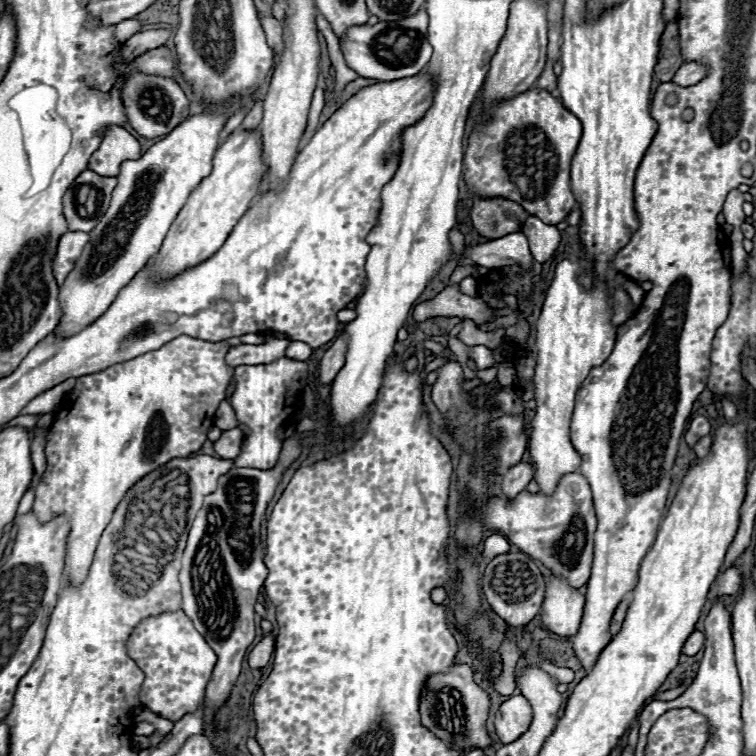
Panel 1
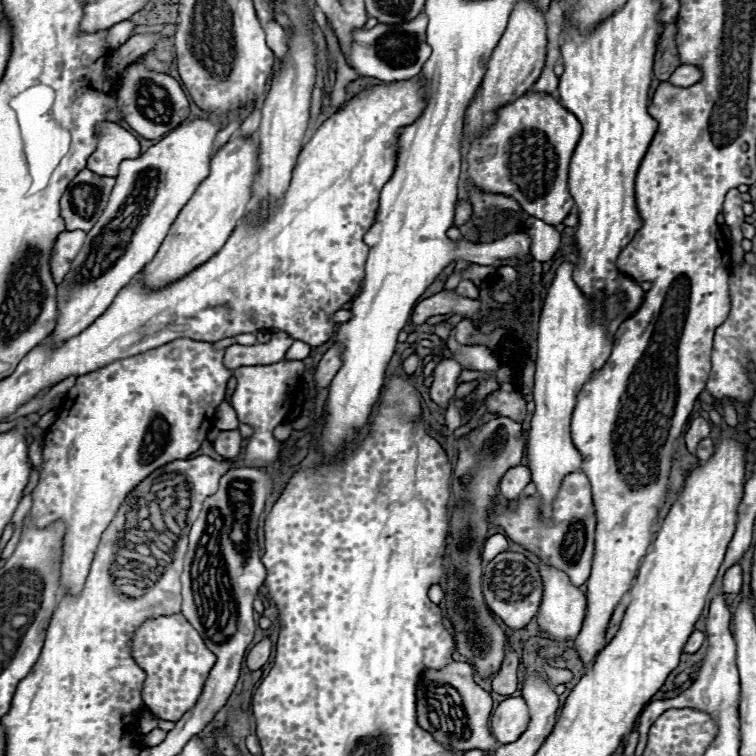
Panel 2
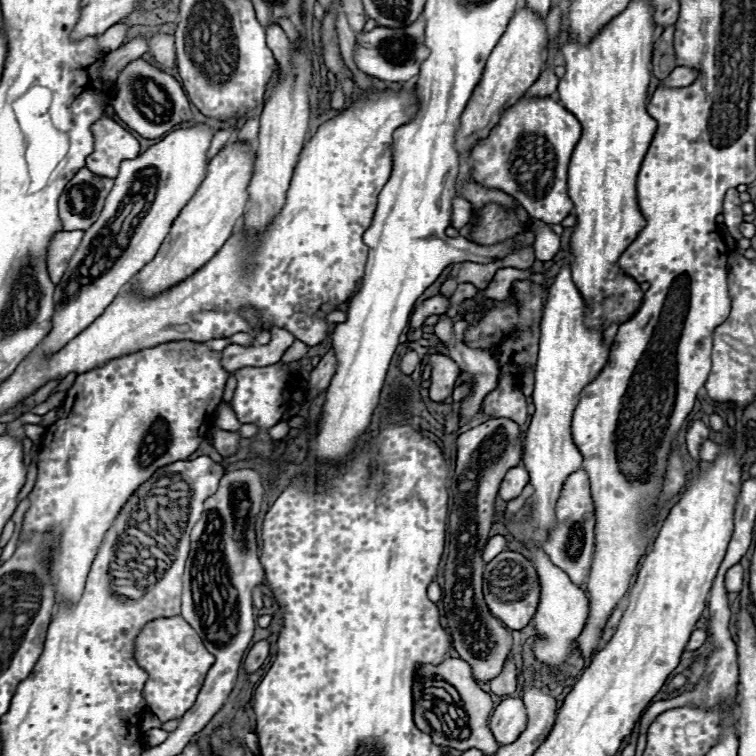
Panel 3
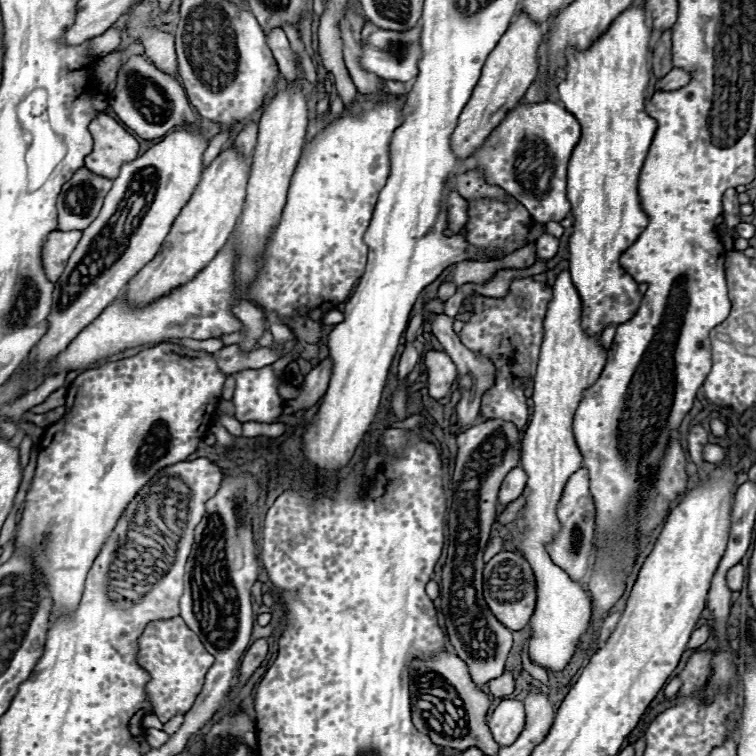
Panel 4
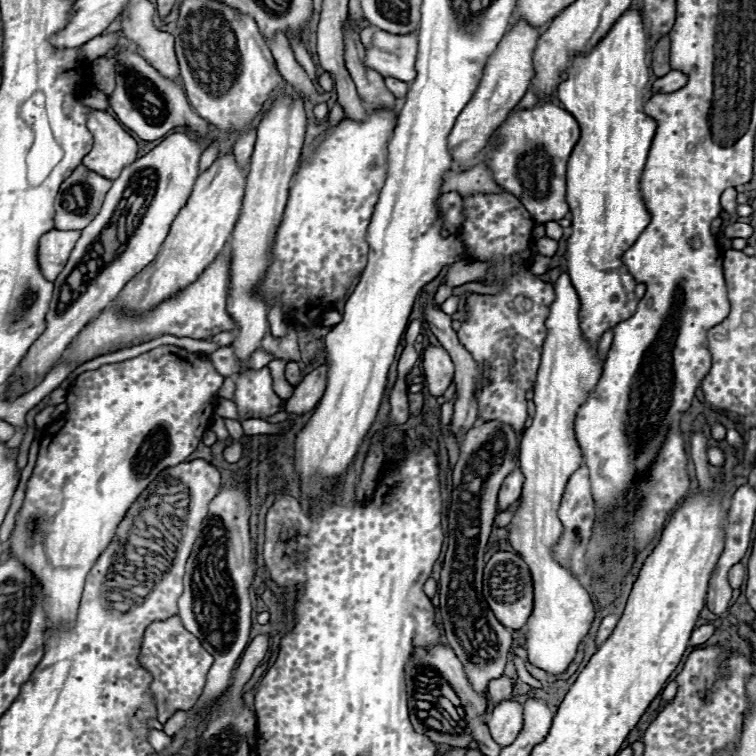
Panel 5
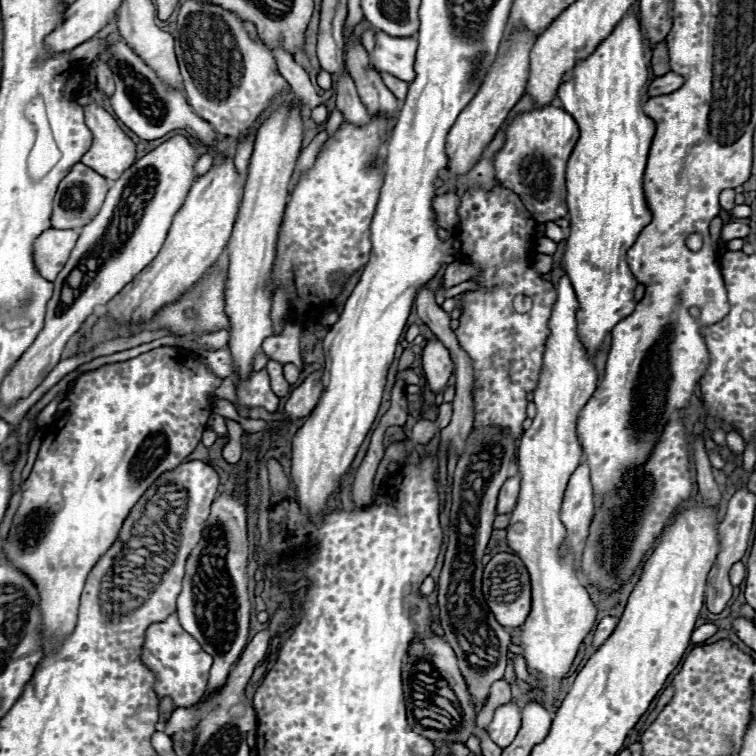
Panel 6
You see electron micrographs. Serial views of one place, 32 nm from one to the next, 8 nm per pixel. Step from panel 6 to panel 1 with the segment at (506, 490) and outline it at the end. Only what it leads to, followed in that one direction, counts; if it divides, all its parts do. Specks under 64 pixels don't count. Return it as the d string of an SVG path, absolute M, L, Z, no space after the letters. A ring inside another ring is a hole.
M516 464L512 466L506 476L502 478L502 492L506 498L516 498L532 480L530 464Z

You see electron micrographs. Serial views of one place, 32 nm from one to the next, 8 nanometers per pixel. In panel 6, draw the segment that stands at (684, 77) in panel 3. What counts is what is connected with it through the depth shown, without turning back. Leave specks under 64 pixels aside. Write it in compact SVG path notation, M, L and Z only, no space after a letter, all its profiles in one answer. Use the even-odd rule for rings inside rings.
M668 72L660 78L656 78L650 86L648 86L648 96L662 96L662 94L670 94L674 90L678 90L682 86L682 76L674 74L674 72Z

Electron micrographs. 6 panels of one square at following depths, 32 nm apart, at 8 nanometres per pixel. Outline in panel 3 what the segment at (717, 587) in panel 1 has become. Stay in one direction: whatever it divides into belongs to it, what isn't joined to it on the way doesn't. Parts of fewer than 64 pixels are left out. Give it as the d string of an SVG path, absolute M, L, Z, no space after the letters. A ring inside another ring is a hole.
M740 564L732 566L726 572L726 590L728 592L740 592L742 590L742 578L744 578L744 568Z

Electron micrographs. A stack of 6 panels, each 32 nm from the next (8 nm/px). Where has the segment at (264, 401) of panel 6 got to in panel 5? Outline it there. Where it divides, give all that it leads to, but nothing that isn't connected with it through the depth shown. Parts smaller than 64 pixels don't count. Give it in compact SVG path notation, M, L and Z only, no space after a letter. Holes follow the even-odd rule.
M268 368L248 370L236 378L236 398L238 416L254 418L254 414L272 416L280 410L280 398L272 390L272 376Z

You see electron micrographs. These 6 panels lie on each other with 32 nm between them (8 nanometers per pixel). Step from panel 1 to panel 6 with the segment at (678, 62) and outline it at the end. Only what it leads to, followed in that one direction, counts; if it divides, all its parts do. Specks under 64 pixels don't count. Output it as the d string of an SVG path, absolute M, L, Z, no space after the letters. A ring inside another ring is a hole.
M666 40L656 44L654 52L652 52L652 72L656 76L664 76L670 72L670 64L668 64L668 48L666 48Z

